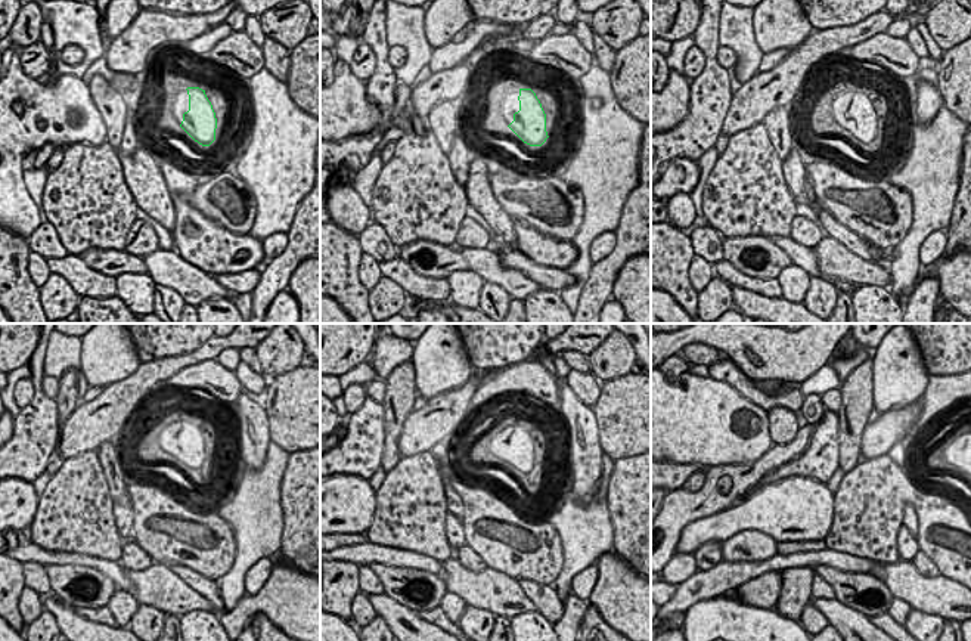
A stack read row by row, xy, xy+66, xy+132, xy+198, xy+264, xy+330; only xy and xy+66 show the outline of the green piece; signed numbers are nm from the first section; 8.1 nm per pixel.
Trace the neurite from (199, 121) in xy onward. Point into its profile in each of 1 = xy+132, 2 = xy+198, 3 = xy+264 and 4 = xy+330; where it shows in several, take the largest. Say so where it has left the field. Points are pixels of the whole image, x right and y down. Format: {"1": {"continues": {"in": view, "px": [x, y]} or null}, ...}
{"1": {"continues": {"in": "xy+132", "px": [859, 118]}}, "2": {"continues": {"in": "xy+198", "px": [191, 449]}}, "3": {"continues": {"in": "xy+264", "px": [520, 454]}}, "4": {"continues": {"in": "xy+330", "px": [844, 448]}}}

